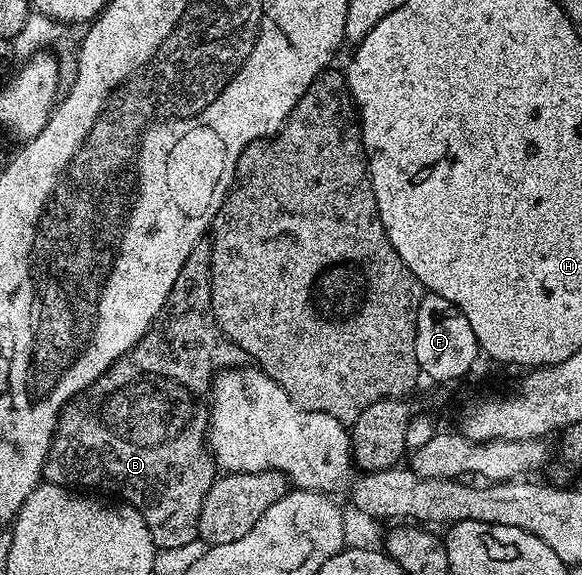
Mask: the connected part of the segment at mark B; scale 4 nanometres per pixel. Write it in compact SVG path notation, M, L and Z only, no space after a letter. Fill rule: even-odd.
M203 240L195 242L188 260L180 268L180 276L176 276L176 284L172 284L172 292L166 298L164 308L158 314L158 319L150 326L141 340L124 356L120 356L99 376L93 384L82 391L78 397L73 398L67 406L62 408L58 415L58 427L54 430L54 439L50 444L50 454L46 457L46 467L42 469L45 481L67 488L86 488L82 486L99 486L102 490L111 490L119 494L121 501L127 506L135 506L144 516L144 524L148 524L148 532L152 536L155 547L162 550L182 550L190 546L198 538L198 521L200 508L204 504L204 496L208 496L208 488L214 483L216 467L214 459L208 449L208 427L210 425L210 383L216 367L229 368L237 366L243 361L244 355L239 346L234 345L218 326L218 321L211 312L212 300L210 299L210 244Z

